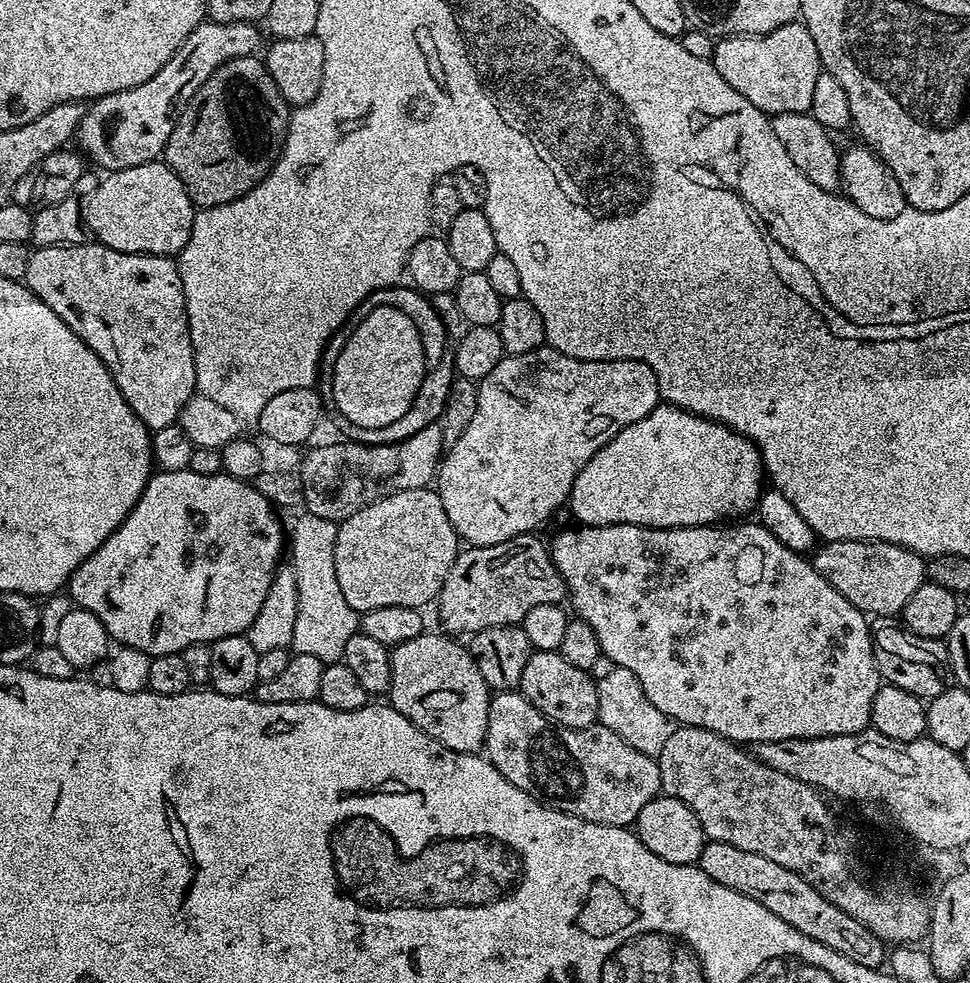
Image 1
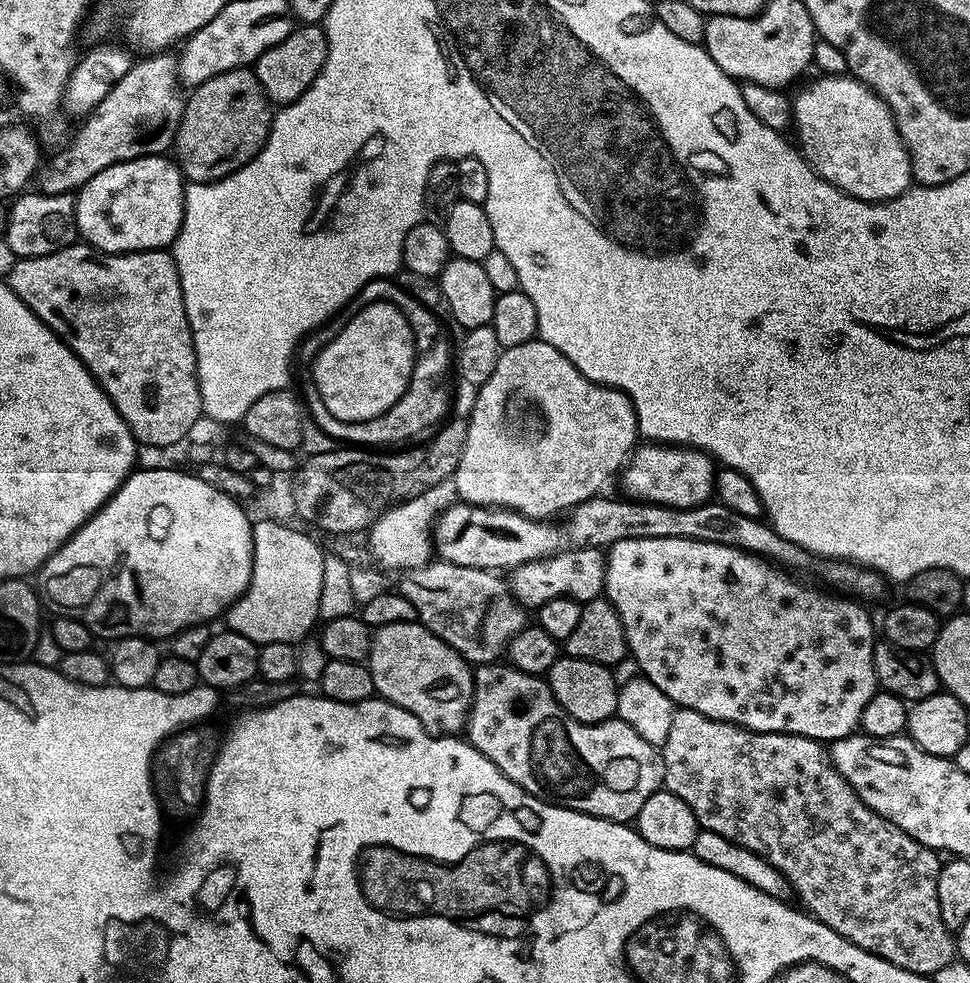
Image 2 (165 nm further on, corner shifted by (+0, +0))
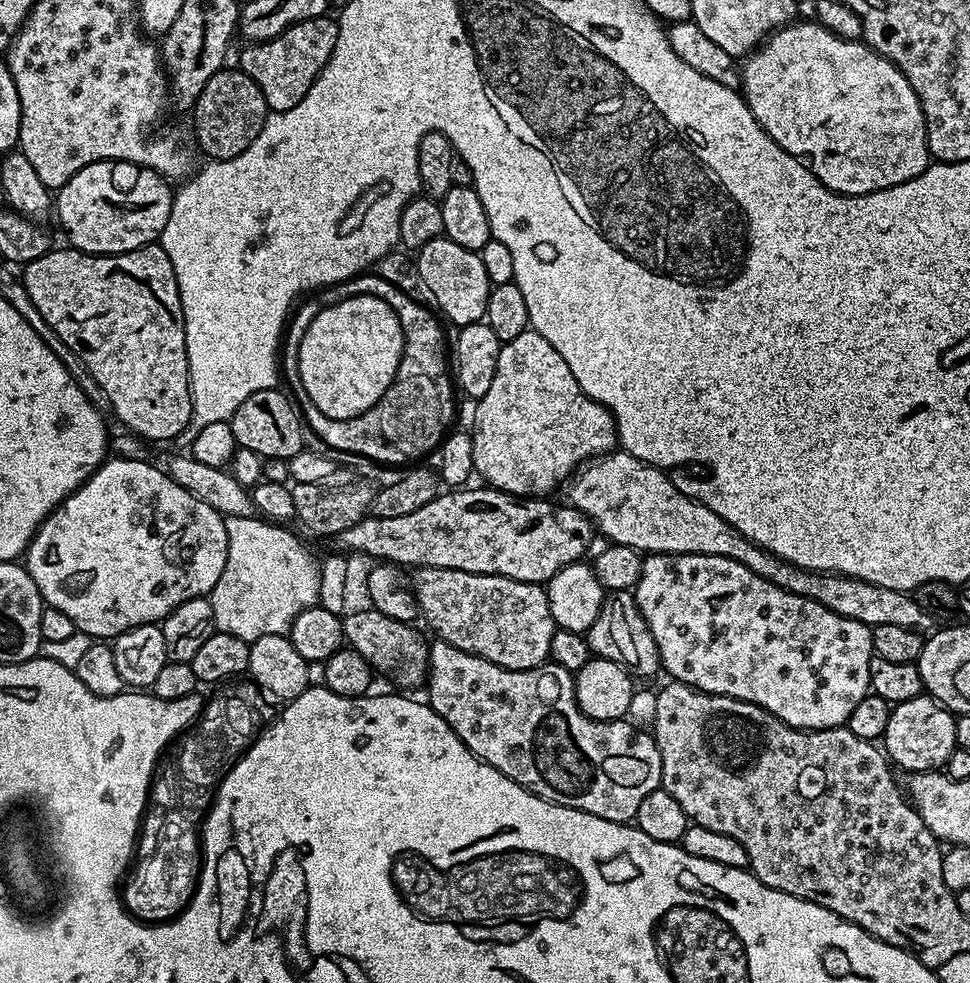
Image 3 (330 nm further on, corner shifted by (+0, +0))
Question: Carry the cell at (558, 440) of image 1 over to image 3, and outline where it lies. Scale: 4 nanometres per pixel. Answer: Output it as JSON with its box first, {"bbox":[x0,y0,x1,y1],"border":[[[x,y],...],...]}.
{"bbox":[470,330,617,498],"border":[[[531,330],[518,334],[518,338],[501,343],[500,353],[498,354],[498,367],[494,369],[494,382],[490,382],[490,390],[486,390],[486,394],[482,394],[482,398],[475,401],[476,417],[472,420],[472,428],[470,427],[470,435],[472,437],[472,445],[474,446],[474,472],[477,477],[481,476],[483,483],[490,488],[496,488],[500,492],[509,492],[512,496],[521,498],[544,498],[552,492],[556,487],[563,485],[583,465],[585,462],[597,457],[605,455],[617,447],[616,423],[612,415],[607,412],[598,402],[594,402],[582,390],[582,386],[578,386],[578,378],[574,378],[574,374],[570,374],[570,366],[566,366],[566,361],[562,359],[562,354],[558,354],[558,350],[554,350],[554,346],[550,346],[550,342],[546,342],[546,338],[542,338],[542,334]]]}

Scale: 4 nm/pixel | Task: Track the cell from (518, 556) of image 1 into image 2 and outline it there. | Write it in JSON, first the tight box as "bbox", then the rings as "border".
{"bbox":[511,548,605,610],"border":[[[568,548],[553,556],[526,562],[511,569],[512,594],[528,610],[538,610],[546,602],[554,602],[554,598],[570,598],[581,602],[593,600],[604,591],[605,559],[605,553],[599,548]]]}

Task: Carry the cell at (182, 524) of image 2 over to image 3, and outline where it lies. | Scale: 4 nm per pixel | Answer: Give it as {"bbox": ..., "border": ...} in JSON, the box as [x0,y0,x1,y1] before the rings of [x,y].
{"bbox":[26,458,227,642],"border":[[[108,458],[105,459],[104,463],[101,464],[100,469],[95,472],[93,476],[86,481],[86,483],[80,487],[78,490],[74,490],[67,496],[66,499],[59,504],[55,510],[52,511],[48,517],[40,524],[39,530],[37,530],[36,535],[33,536],[32,540],[28,544],[28,550],[26,553],[26,567],[30,578],[34,578],[34,586],[38,586],[40,591],[40,597],[44,599],[45,605],[47,607],[53,608],[54,610],[62,610],[62,614],[66,614],[69,618],[76,624],[76,630],[78,632],[84,632],[88,636],[95,638],[100,642],[108,642],[113,638],[122,635],[126,630],[131,628],[137,628],[143,624],[160,624],[172,611],[178,606],[182,606],[182,602],[190,602],[194,598],[199,596],[207,597],[210,592],[214,590],[215,583],[218,582],[218,578],[222,575],[222,570],[226,566],[227,558],[227,534],[226,526],[224,525],[225,517],[221,516],[219,512],[215,512],[210,506],[206,506],[206,502],[198,502],[198,498],[194,498],[194,494],[190,494],[189,490],[183,489],[178,482],[171,479],[167,471],[163,467],[155,468],[154,463],[149,461],[134,461],[134,460],[123,460],[119,458]]]}

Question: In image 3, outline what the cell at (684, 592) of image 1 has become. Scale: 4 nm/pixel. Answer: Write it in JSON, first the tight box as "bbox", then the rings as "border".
{"bbox":[634,552,873,730],"border":[[[658,552],[648,554],[643,557],[640,566],[640,577],[634,589],[636,597],[636,605],[638,610],[642,610],[642,618],[646,618],[646,622],[650,626],[650,634],[654,634],[654,642],[658,646],[658,654],[660,655],[660,667],[666,673],[669,672],[671,679],[678,684],[689,684],[691,688],[697,688],[700,692],[709,692],[715,696],[729,696],[735,700],[742,702],[750,702],[758,705],[759,708],[765,708],[770,714],[774,714],[782,722],[786,722],[791,728],[807,728],[808,730],[822,730],[823,728],[838,728],[847,725],[850,714],[854,714],[854,706],[858,706],[858,702],[862,702],[862,698],[870,695],[870,661],[873,658],[872,650],[872,629],[868,625],[858,622],[854,618],[846,618],[842,614],[834,614],[834,610],[830,610],[826,606],[822,606],[822,602],[814,602],[805,596],[794,594],[790,590],[782,590],[782,586],[774,586],[774,582],[770,582],[766,578],[762,578],[758,574],[754,574],[754,570],[750,570],[746,566],[742,566],[742,562],[734,562],[730,558],[722,558],[721,556],[707,556],[706,554],[674,554],[668,552]]]}

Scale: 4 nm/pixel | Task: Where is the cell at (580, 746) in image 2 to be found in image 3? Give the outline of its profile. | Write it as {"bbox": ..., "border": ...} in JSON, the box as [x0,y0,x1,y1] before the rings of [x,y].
{"bbox":[426,638,662,824],"border":[[[436,638],[428,644],[426,702],[458,734],[479,760],[506,774],[551,804],[582,810],[619,824],[636,819],[642,798],[661,787],[662,758],[655,739],[627,719],[592,720],[576,705],[574,676],[562,666],[545,662],[530,670],[506,670],[486,658],[466,654]]]}

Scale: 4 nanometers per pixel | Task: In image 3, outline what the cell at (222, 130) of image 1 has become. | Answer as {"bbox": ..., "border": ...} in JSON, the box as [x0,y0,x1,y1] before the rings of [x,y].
{"bbox":[191,66,269,160],"border":[[[225,66],[202,86],[202,94],[198,94],[196,103],[191,109],[192,124],[196,127],[196,140],[200,143],[199,151],[213,160],[229,160],[238,158],[254,138],[262,130],[269,114],[266,98],[262,98],[262,90],[239,67]]]}

